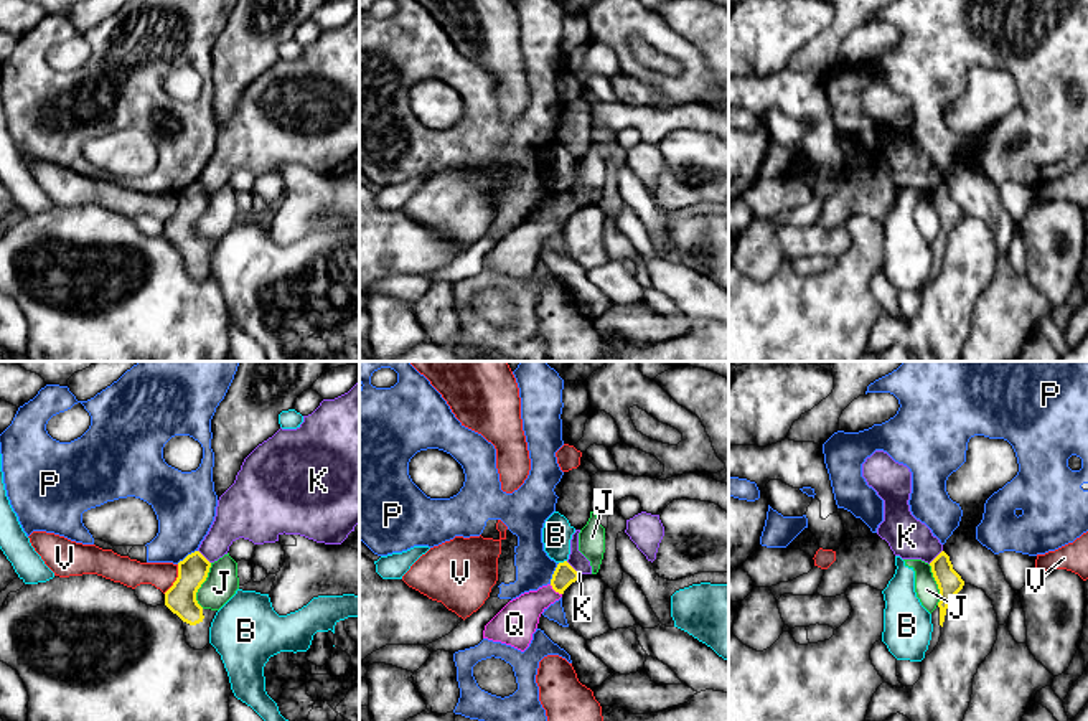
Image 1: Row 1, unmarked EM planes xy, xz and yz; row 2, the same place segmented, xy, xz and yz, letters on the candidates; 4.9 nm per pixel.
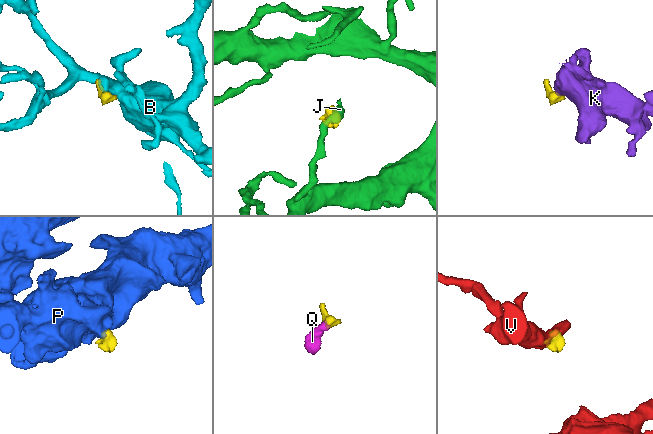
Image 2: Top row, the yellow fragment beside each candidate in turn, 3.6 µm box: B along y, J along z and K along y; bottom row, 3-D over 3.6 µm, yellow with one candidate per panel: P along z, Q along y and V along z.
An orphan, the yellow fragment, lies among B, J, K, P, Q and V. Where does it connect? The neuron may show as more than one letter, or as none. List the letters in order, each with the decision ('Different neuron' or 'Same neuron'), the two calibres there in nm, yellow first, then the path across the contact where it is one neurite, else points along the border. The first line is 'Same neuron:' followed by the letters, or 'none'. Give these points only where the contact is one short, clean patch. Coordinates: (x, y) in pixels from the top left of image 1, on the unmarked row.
Same neuron: Q
B: Different neuron. Thickness 110 nm (yellow) against 140 nm
J: Different neuron. Thickness 150 nm (yellow) against 160 nm. Boundary: xy (211, 193), (206, 210), (196, 223), (196, 233), (201, 238)
K: Different neuron. Thickness 110 nm (yellow) against 80 nm. Boundary: xz (566, 192), (579, 205)
P: Different neuron. Thickness 110 nm (yellow) against 180 nm. Boundary: xz (559, 193), (549, 213)
Q: Same neuron. Thickness 110 nm (yellow) against 200 nm. Path across: xz (564, 205), (556, 221), (539, 230), (516, 253)
V: Different neuron. Thickness 150 nm (yellow) against 140 nm. Boundary: xy (178, 195), (175, 212), (164, 223)

